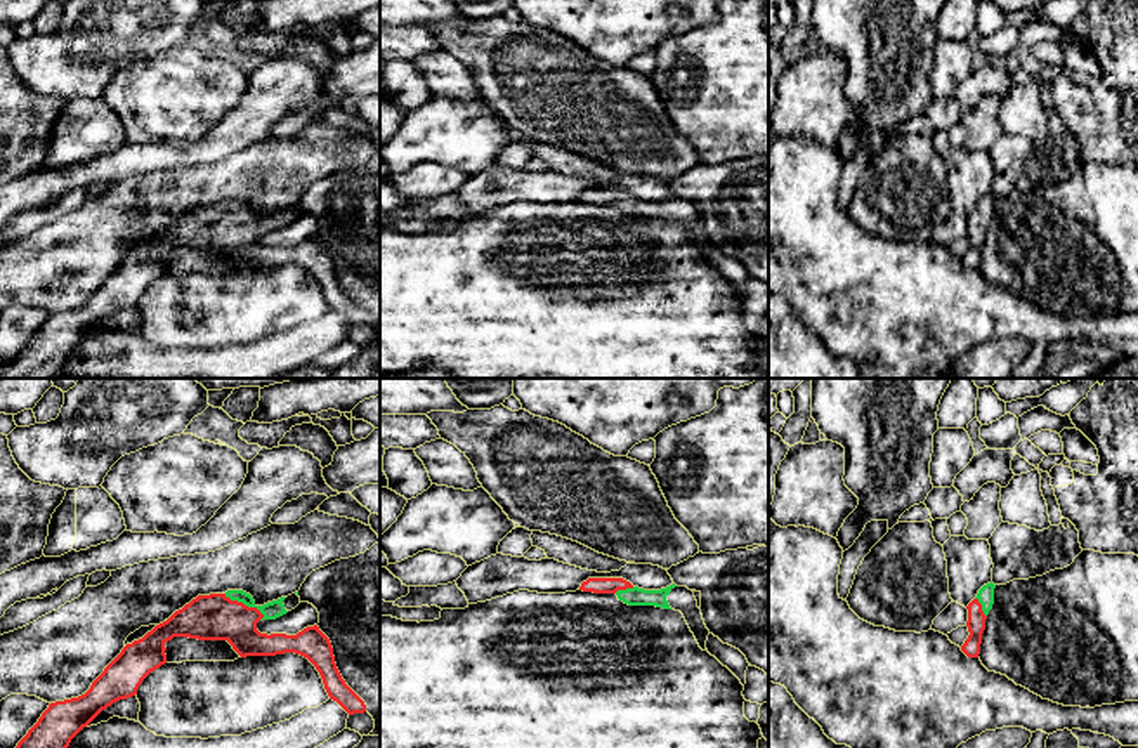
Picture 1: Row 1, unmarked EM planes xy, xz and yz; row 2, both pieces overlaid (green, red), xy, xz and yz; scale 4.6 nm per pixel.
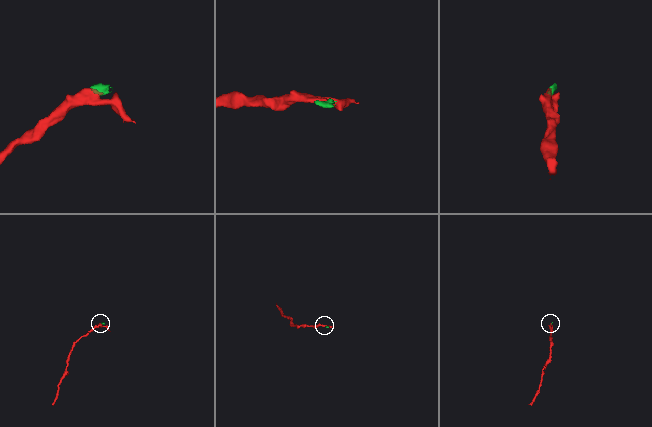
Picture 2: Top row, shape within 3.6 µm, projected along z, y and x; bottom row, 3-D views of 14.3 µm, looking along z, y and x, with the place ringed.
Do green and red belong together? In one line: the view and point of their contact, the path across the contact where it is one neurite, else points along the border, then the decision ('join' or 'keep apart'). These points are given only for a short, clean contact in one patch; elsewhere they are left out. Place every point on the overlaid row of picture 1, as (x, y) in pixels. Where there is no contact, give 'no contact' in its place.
contact xy (245, 604); way xy (273, 610), (257, 610), (245, 604), (233, 616), (215, 616); join

